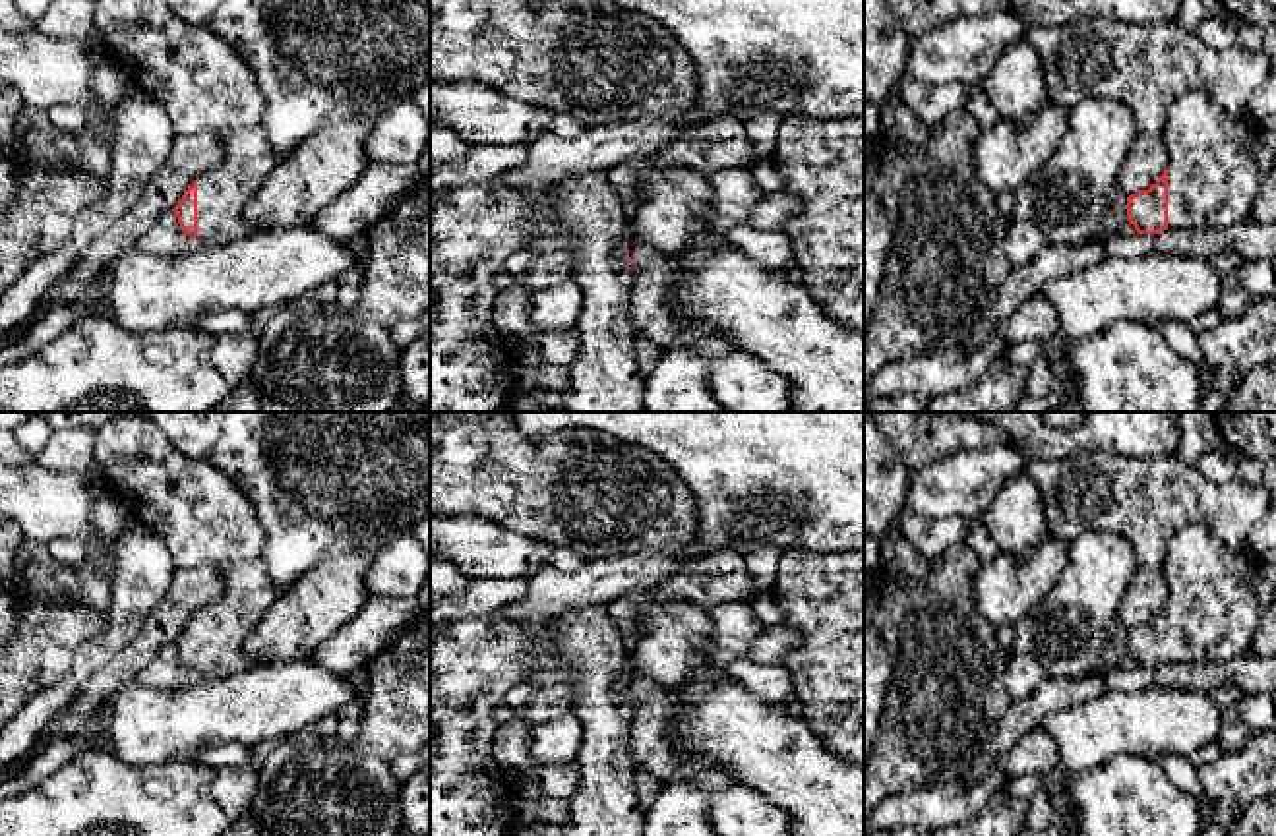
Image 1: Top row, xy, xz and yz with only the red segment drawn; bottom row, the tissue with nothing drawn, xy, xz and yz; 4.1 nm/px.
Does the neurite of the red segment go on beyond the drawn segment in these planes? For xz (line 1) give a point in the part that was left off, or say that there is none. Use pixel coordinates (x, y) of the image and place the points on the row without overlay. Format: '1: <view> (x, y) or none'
1: none

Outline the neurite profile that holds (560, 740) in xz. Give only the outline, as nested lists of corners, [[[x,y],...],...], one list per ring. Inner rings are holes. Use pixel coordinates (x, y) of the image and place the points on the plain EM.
[[[573,712],[531,728],[529,751],[538,764],[571,762],[583,745],[583,724]]]

